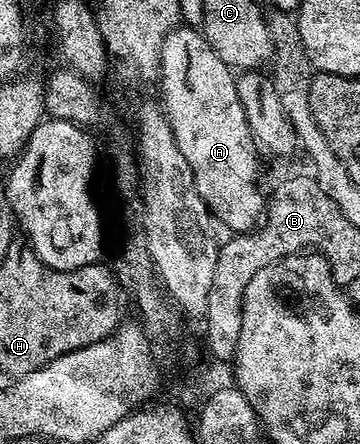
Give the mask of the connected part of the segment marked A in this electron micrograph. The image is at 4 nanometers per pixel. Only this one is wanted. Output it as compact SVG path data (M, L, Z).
M177 26L170 34L166 34L160 47L158 76L161 79L160 96L164 99L162 109L168 118L178 150L193 171L198 194L205 200L210 212L221 219L233 234L252 231L261 223L266 211L266 192L260 189L261 153L256 139L252 137L246 110L238 98L233 69L222 62L214 50L210 50L210 42L206 42L203 32L192 26Z

